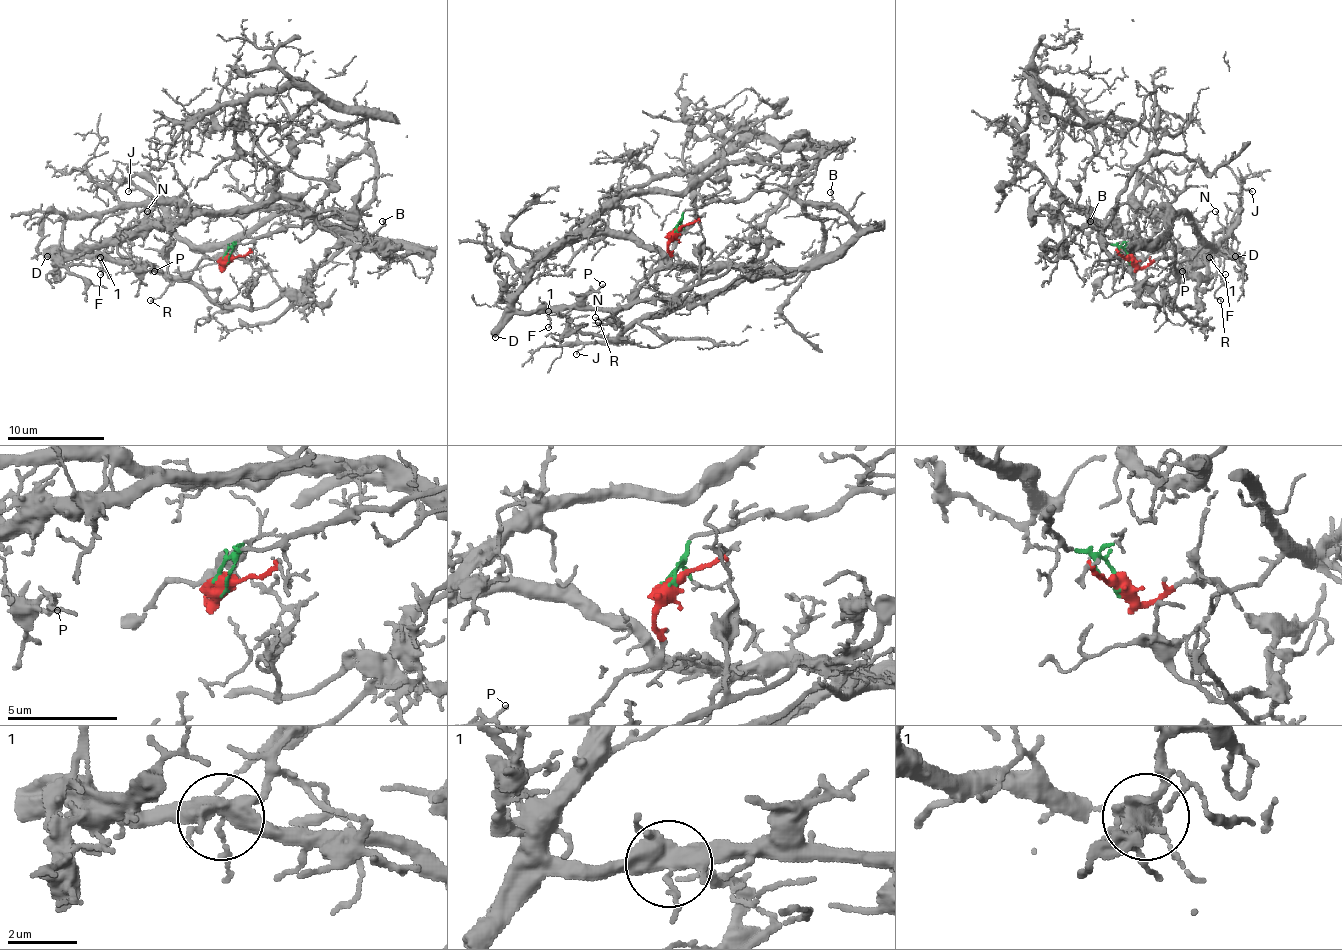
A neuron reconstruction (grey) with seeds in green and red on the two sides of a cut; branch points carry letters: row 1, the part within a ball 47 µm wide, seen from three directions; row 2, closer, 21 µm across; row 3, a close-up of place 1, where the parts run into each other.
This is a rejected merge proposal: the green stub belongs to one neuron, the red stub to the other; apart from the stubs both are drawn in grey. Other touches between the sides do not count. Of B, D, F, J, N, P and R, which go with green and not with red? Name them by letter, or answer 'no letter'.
B, F, J

